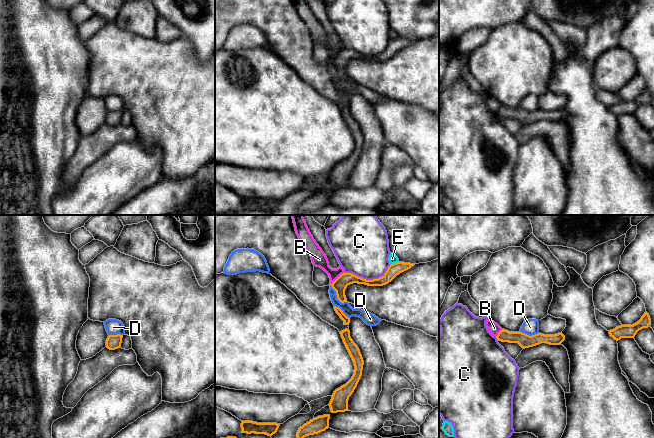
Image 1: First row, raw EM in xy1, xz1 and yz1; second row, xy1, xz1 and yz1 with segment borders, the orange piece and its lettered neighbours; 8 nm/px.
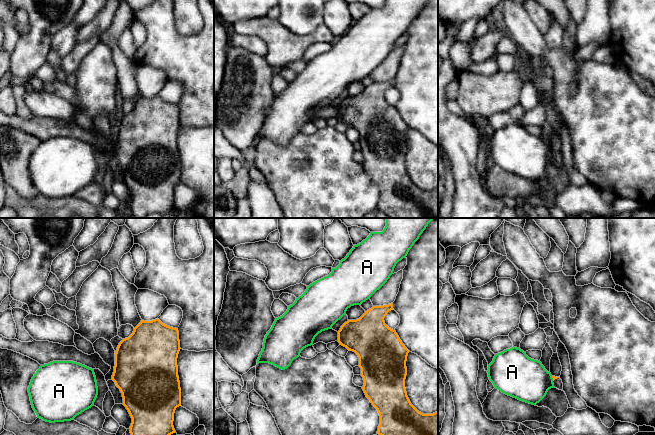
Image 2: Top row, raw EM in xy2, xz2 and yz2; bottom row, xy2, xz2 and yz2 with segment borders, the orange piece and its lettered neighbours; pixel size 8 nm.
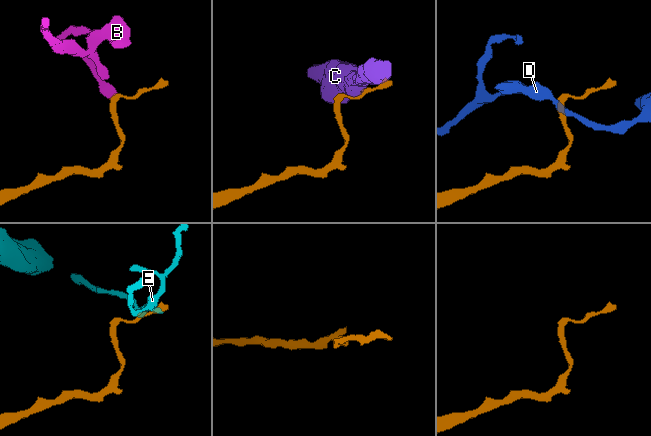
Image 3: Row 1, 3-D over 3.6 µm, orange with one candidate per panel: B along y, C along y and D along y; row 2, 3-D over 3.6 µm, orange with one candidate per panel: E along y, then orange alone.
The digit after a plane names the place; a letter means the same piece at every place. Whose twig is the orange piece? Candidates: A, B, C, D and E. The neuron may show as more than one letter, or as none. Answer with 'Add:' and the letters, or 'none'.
Add: none

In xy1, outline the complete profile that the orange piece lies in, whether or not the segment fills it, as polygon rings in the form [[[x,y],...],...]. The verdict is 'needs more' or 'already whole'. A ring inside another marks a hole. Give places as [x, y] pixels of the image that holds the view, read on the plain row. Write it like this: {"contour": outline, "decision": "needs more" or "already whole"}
{"contour": [[[109,111],[106,116],[106,123],[110,126],[115,126],[121,123],[123,111]]], "decision": "already whole"}

